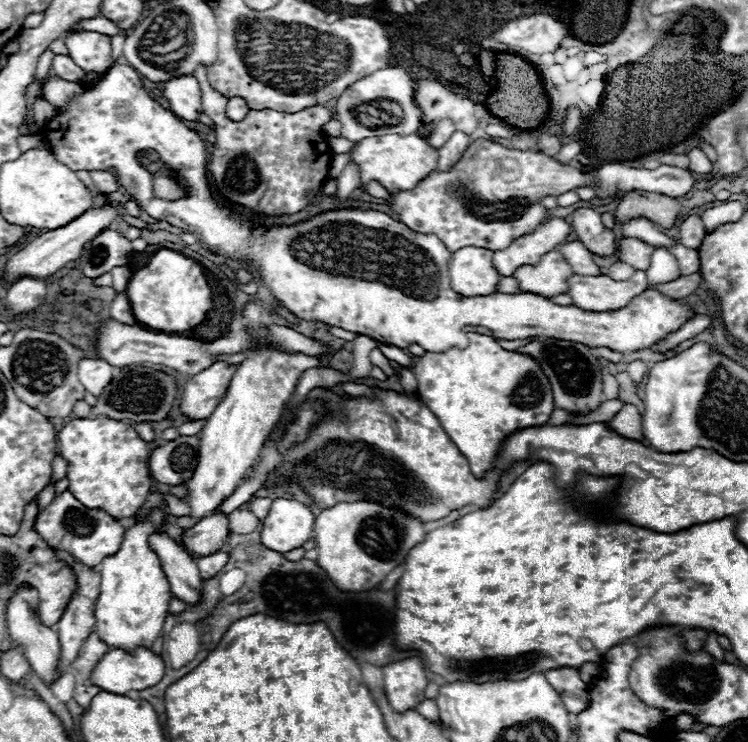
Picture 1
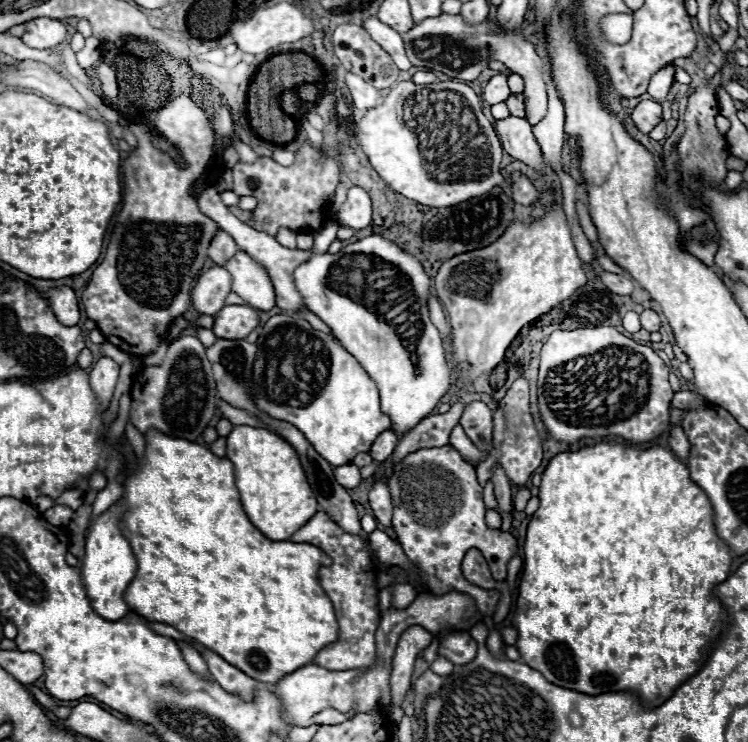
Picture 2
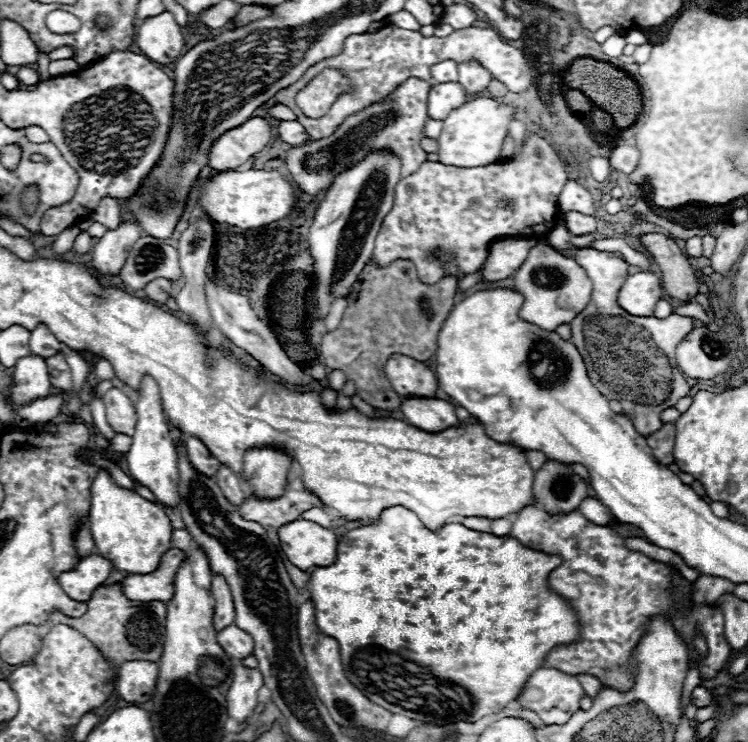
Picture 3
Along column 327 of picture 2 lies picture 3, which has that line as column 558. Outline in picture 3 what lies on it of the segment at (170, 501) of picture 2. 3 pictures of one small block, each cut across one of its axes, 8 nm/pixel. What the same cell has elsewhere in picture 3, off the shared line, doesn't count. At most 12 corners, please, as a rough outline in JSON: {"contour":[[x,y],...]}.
{"contour":[[394,506],[316,568],[346,678],[418,722],[516,700],[560,556]]}

